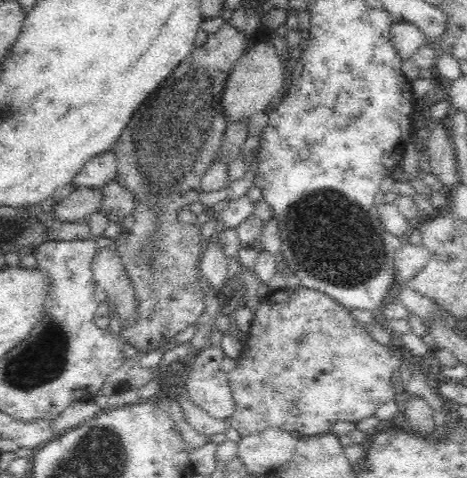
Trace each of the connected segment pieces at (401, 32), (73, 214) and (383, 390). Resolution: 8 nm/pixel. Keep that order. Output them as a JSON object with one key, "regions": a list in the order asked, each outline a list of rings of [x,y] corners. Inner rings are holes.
{"regions":[[[[393,23],[390,29],[392,47],[402,60],[414,57],[414,54],[429,42],[424,33],[414,24]]],[[[79,187],[57,204],[54,216],[60,220],[82,221],[87,216],[101,212],[103,192],[101,188]]],[[[287,286],[262,296],[253,314],[236,368],[227,374],[236,401],[234,414],[228,420],[241,437],[271,428],[288,431],[298,438],[328,434],[336,422],[360,422],[374,416],[382,404],[396,397],[392,379],[403,364],[408,365],[404,353],[400,348],[390,349],[378,343],[346,308],[325,293]]]]}

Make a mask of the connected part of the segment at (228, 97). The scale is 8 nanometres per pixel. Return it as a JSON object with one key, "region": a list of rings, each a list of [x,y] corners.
{"region":[[[269,42],[253,43],[249,47],[245,55],[234,65],[220,98],[220,107],[226,124],[248,121],[258,112],[270,112],[271,100],[279,97],[284,76],[287,74],[282,61]]]}

